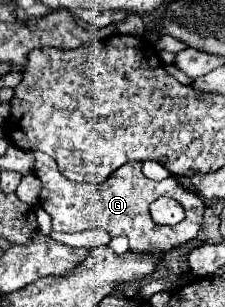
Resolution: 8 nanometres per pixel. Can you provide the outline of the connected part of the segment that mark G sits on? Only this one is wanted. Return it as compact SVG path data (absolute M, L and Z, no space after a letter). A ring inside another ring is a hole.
M34 151L36 165L34 175L42 181L42 193L40 193L40 205L46 209L46 213L52 217L54 231L64 233L78 233L86 229L104 229L110 237L128 237L130 247L134 251L142 253L162 253L176 245L184 245L190 239L198 237L200 225L202 225L202 213L204 203L190 191L182 189L174 177L168 177L164 181L152 181L142 173L142 163L130 161L116 169L104 183L90 185L90 183L76 183L76 181L62 181L60 171L46 171L46 153ZM158 197L172 197L176 199L184 211L186 217L174 227L160 227L150 217L150 203L154 203Z

